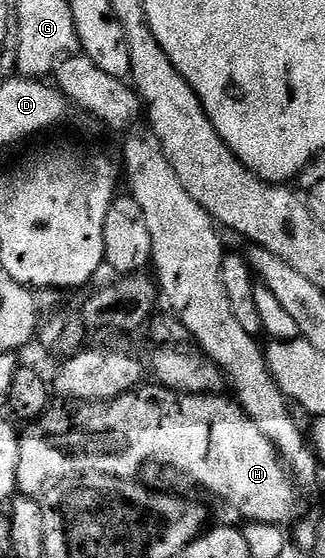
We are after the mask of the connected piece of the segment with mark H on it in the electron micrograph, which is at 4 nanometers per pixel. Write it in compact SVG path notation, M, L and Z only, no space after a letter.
M165 387L153 388L143 388L141 392L126 393L123 397L117 397L111 401L76 401L67 404L65 406L67 409L51 407L37 421L29 422L25 426L26 433L24 429L20 437L22 450L20 451L20 463L18 464L17 492L23 497L38 499L45 494L50 486L58 485L61 481L71 481L74 477L118 477L121 481L128 481L137 478L137 473L145 465L167 465L168 468L175 469L178 473L183 473L188 480L195 481L200 488L207 489L212 496L219 497L222 501L227 501L240 516L246 517L244 519L247 522L286 527L299 520L297 489L299 486L296 484L295 478L292 476L290 470L287 469L285 461L278 454L278 448L270 442L268 435L264 435L264 431L260 431L260 427L256 427L254 420L242 410L237 400L230 398L229 401L228 398L222 397L223 395L215 395L212 393L178 393L174 389L167 389Z

